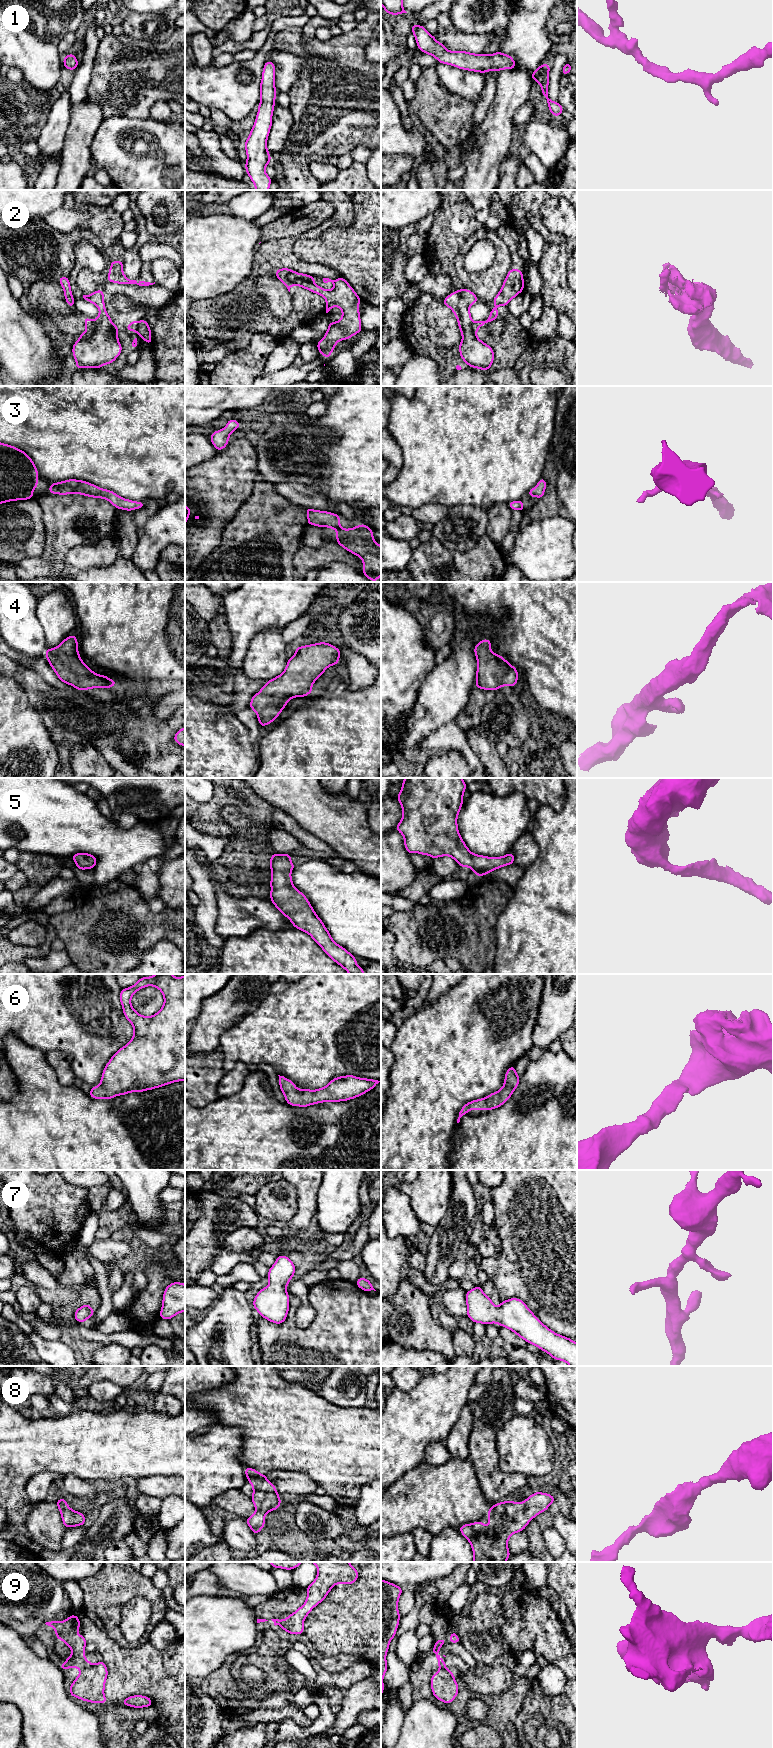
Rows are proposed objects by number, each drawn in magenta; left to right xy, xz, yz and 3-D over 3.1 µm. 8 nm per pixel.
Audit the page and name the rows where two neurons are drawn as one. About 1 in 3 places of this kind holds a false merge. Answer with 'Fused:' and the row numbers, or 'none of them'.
Fused: 2, 9

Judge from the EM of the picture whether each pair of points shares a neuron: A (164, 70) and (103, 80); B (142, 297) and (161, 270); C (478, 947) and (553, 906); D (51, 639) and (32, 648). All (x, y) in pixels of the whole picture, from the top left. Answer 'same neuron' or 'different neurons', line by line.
A: same neuron
B: different neurons
C: different neurons
D: different neurons

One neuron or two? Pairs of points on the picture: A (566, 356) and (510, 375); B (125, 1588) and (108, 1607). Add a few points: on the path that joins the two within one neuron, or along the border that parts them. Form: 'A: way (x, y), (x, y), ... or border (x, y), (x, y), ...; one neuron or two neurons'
A: way (552, 354), (531, 354), (523, 361); one neuron
B: way (120, 1593), (111, 1602); one neuron

